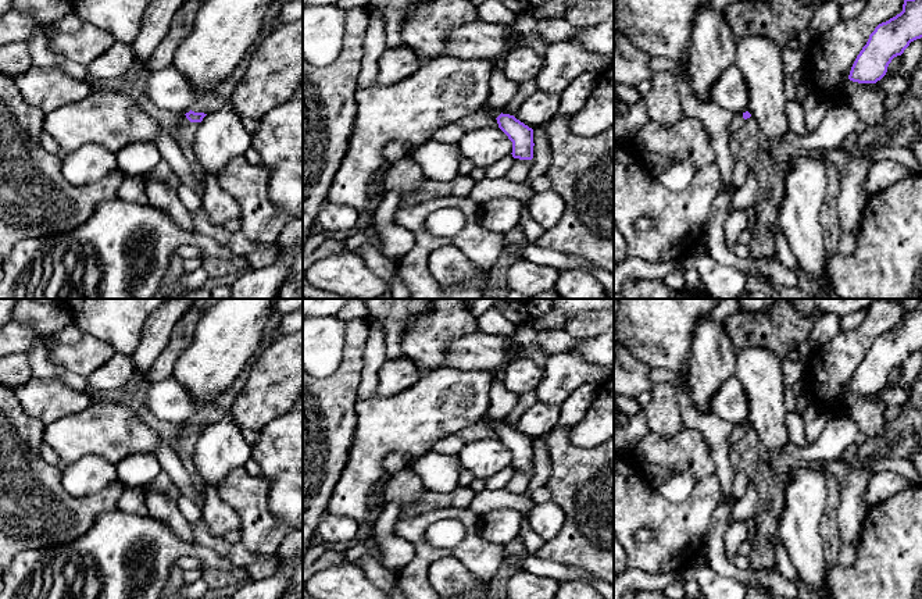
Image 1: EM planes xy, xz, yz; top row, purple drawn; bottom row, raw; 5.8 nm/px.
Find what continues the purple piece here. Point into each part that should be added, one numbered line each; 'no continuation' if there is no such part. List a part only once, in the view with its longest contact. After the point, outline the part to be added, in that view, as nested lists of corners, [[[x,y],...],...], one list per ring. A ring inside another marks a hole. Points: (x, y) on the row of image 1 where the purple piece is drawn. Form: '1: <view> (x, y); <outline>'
1: xy (183, 121); [[[182,115],[181,118],[181,122],[178,124],[178,126],[175,128],[174,131],[174,139],[175,140],[179,140],[179,135],[181,135],[181,131],[189,124],[190,121],[186,118],[186,115]]]

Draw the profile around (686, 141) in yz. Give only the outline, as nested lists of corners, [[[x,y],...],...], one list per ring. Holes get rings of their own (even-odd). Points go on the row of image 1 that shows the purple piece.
[[[685,115],[672,126],[662,126],[650,121],[633,138],[639,154],[655,153],[672,158],[676,163],[690,163],[696,170],[715,163],[715,154],[703,122],[697,118]]]

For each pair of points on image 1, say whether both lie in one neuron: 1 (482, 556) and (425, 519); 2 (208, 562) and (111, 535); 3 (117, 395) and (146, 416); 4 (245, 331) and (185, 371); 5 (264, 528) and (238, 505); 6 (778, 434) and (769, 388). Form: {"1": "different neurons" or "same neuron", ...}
{"1": "same neuron", "2": "same neuron", "3": "same neuron", "4": "same neuron", "5": "same neuron", "6": "same neuron"}

